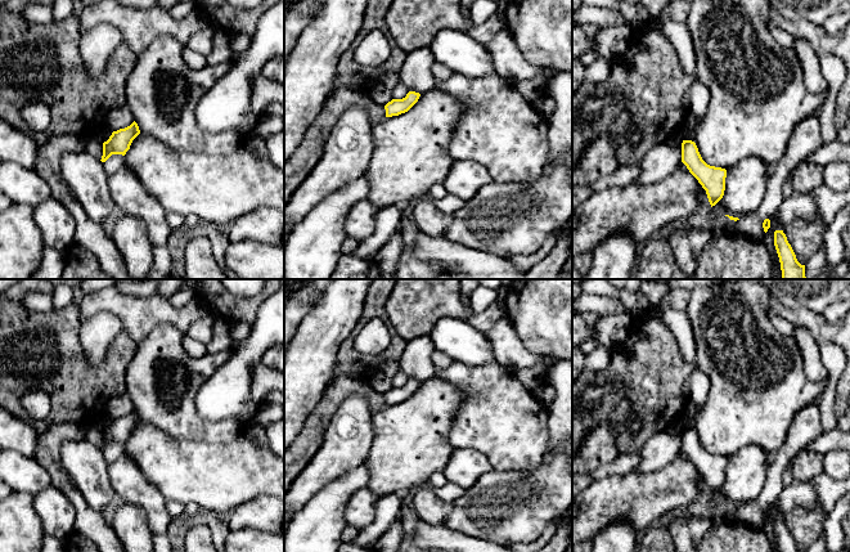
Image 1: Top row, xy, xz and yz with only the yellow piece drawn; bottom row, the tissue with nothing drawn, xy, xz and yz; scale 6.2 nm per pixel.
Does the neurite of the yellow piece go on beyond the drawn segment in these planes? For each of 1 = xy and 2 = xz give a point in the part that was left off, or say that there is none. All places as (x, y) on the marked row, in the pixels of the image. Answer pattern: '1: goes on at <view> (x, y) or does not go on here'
1: does not go on here
2: does not go on here

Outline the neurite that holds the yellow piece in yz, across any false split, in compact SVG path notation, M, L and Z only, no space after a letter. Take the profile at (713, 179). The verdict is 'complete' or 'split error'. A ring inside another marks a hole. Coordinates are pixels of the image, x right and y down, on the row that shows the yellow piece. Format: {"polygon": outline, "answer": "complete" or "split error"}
{"polygon": "M692 140L682 143L682 162L706 190L711 207L715 206L724 196L727 170L707 165Z", "answer": "complete"}

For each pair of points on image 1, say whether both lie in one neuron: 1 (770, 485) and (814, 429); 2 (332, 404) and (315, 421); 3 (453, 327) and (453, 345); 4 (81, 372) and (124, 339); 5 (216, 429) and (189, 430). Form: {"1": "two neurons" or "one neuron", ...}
{"1": "one neuron", "2": "one neuron", "3": "one neuron", "4": "one neuron", "5": "one neuron"}

